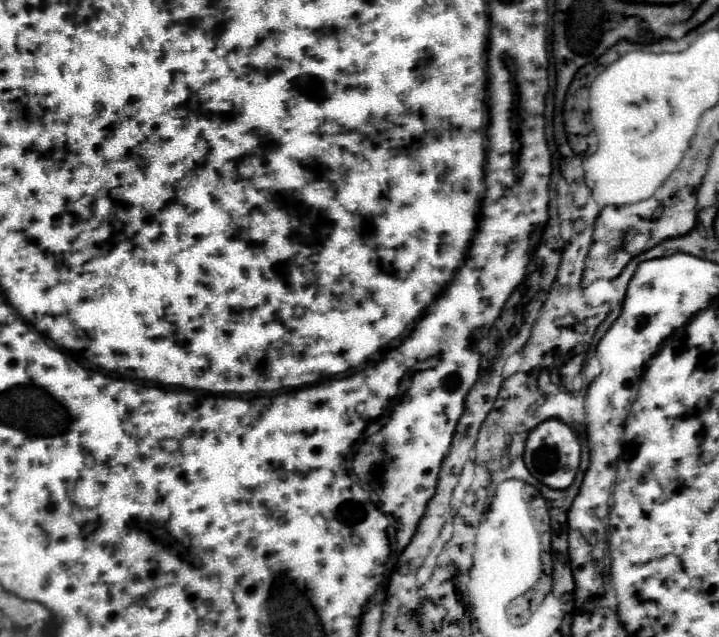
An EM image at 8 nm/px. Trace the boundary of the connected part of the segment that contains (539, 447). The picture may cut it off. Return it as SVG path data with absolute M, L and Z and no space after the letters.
M545 420L541 422L535 430L531 430L525 446L525 464L531 470L531 474L543 482L549 488L555 490L565 490L573 482L577 468L579 468L579 458L581 458L581 446L575 436L575 432L563 424L561 420Z

